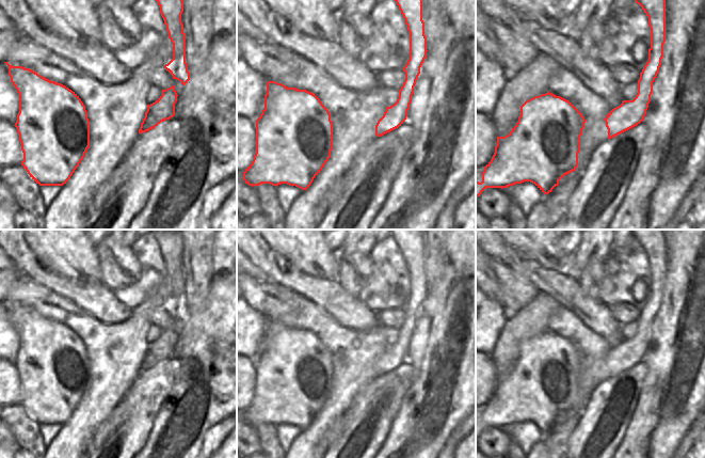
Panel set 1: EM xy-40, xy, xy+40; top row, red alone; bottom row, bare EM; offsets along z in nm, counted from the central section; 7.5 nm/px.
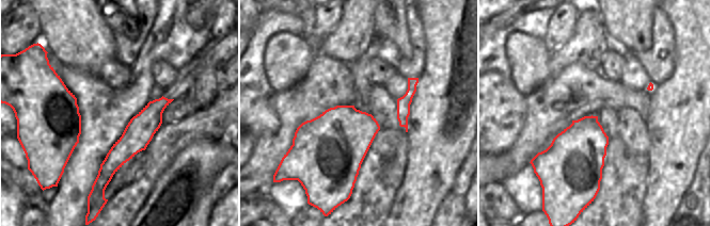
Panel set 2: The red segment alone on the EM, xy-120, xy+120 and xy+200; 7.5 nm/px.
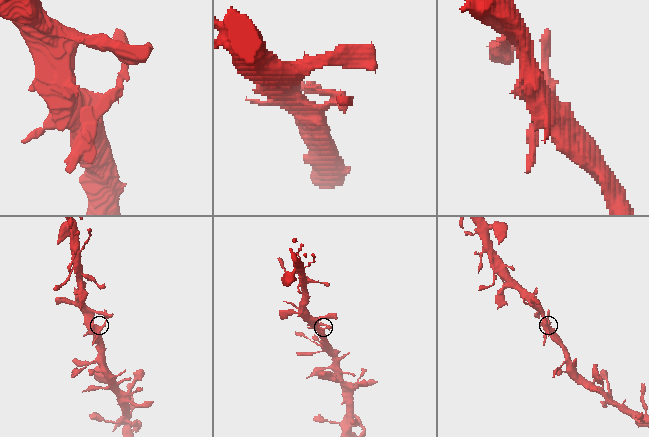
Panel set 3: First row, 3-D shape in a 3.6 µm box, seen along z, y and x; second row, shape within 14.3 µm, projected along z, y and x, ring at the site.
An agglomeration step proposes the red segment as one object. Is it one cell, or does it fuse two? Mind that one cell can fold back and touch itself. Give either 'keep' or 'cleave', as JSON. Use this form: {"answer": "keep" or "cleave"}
{"answer": "cleave"}

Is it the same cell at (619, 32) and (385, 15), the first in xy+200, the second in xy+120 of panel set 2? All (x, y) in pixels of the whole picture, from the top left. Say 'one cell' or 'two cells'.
one cell

